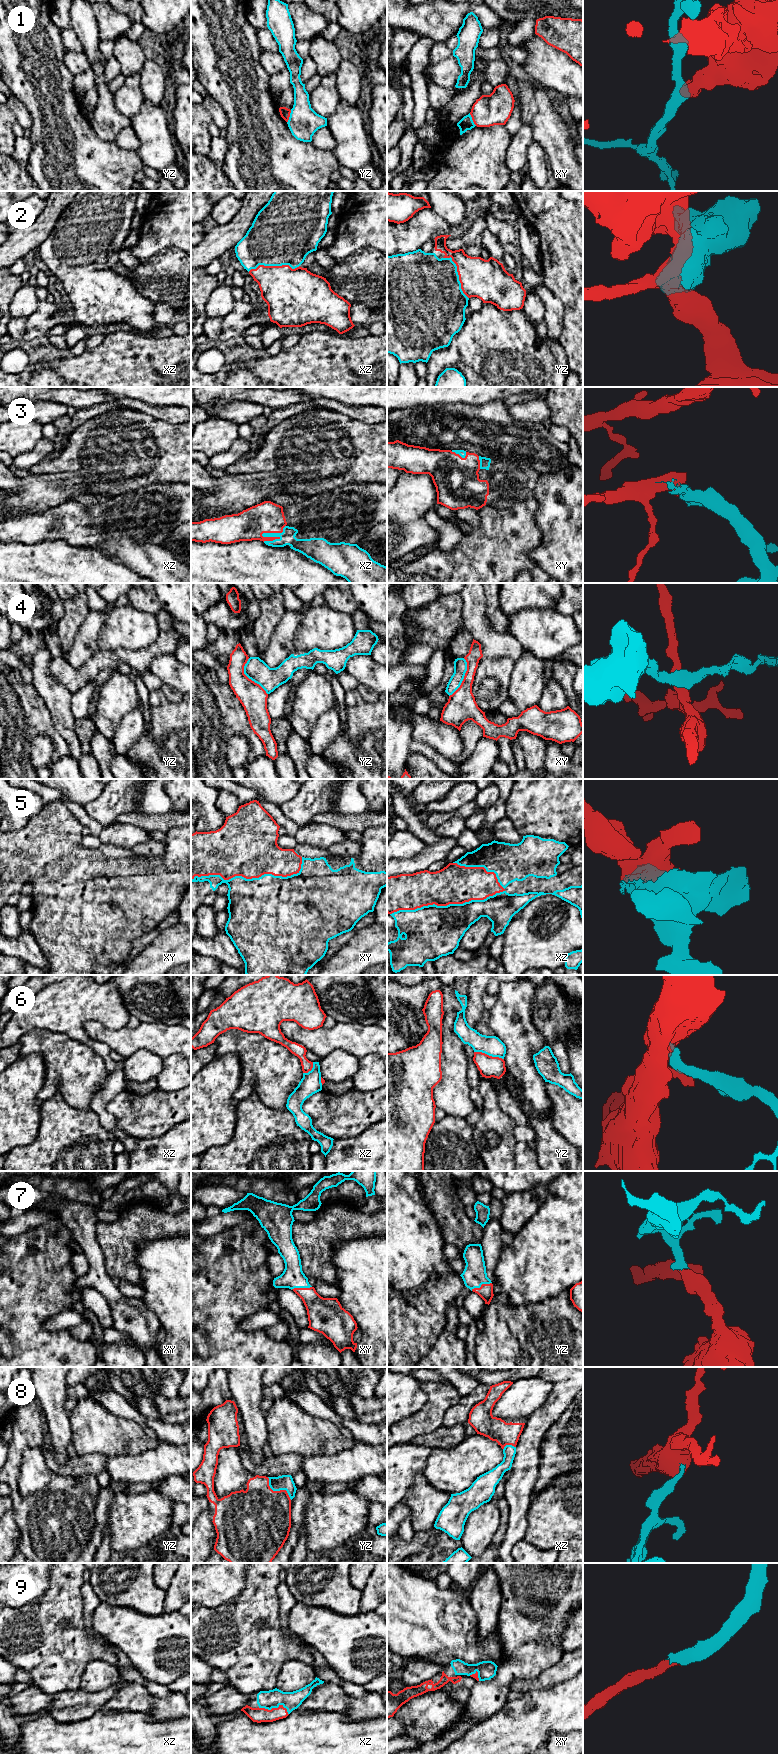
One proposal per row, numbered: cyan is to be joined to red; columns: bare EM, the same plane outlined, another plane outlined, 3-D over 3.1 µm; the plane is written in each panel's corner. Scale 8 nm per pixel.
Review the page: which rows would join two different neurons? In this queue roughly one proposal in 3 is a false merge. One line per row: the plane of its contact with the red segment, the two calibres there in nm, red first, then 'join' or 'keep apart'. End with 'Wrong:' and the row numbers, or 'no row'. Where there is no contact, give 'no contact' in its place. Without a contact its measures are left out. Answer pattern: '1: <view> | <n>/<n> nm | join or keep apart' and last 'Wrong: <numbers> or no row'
1: xy | 260/110 nm | keep apart
2: xz | 380/460 nm | join
3: xz | 260/120 nm | join
4: yz | 220/180 nm | keep apart
5: xz | 320/420 nm | join
6: yz | 170/160 nm | keep apart
7: yz | 110/190 nm | join
8: yz | 480/130 nm | join
9: xz | 120/150 nm | join
Wrong: 1, 4, 6

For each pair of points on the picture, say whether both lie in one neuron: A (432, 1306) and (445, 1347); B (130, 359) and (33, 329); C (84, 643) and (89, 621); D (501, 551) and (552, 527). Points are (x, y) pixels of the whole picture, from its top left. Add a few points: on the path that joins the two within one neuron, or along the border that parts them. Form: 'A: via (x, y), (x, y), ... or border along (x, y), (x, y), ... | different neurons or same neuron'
A: border along (447, 1310), (444, 1329), (428, 1353) | different neurons
B: border along (46, 335), (23, 341) | different neurons
C: via (86, 638), (89, 626) | same neuron
D: border along (537, 509), (535, 522), (541, 539), (529, 552) | different neurons

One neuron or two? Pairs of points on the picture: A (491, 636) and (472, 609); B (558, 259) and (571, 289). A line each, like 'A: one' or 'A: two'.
A: one
B: one

